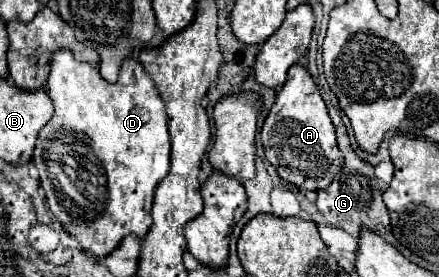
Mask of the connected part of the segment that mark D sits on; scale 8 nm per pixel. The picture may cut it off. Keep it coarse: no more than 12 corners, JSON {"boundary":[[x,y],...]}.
{"boundary":[[69,50],[33,164],[97,260],[151,228],[165,106],[127,58],[109,84]]}

